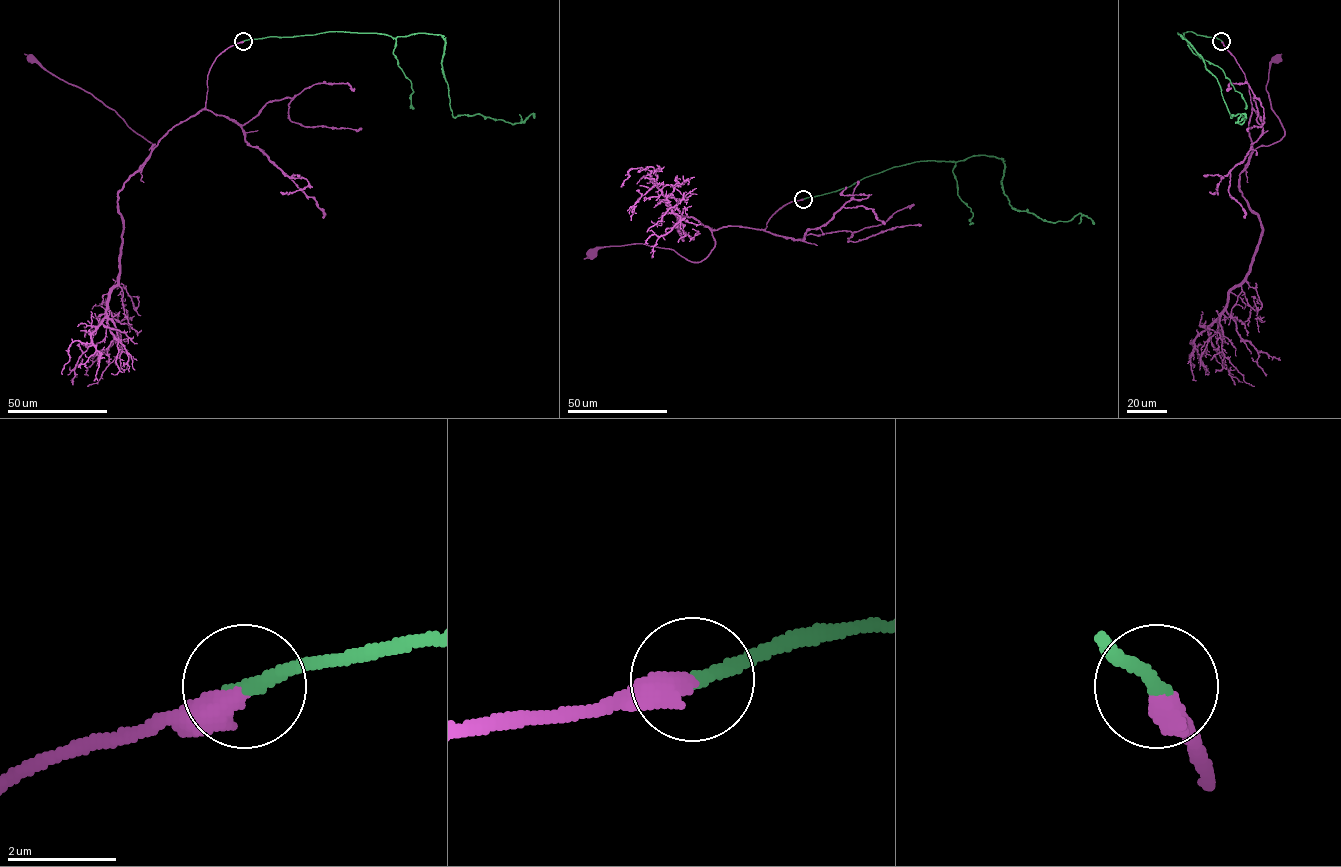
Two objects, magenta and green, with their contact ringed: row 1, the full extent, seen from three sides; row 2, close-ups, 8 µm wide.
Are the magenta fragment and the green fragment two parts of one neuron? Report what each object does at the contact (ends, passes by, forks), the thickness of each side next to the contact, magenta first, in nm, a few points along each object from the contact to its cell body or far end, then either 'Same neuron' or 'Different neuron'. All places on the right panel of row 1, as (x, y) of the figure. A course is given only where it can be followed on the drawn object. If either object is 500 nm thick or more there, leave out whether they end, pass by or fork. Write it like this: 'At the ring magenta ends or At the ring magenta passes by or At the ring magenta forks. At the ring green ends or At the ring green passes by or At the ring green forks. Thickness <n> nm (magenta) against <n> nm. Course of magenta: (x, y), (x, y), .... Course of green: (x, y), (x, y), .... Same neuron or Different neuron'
At the ring magenta ends. At the ring green ends. Thickness 420 nm (magenta) against 280 nm. Course of magenta: (1221, 41), (1248, 84), (1249, 136), (1255, 150), (1278, 141), (1285, 134), (1266, 90), (1270, 64), (1276, 59). Course of green: (1221, 41), (1177, 33), (1216, 78), (1229, 115), (1245, 118), (1239, 123), (1241, 113), (1247, 118). Same neuron

